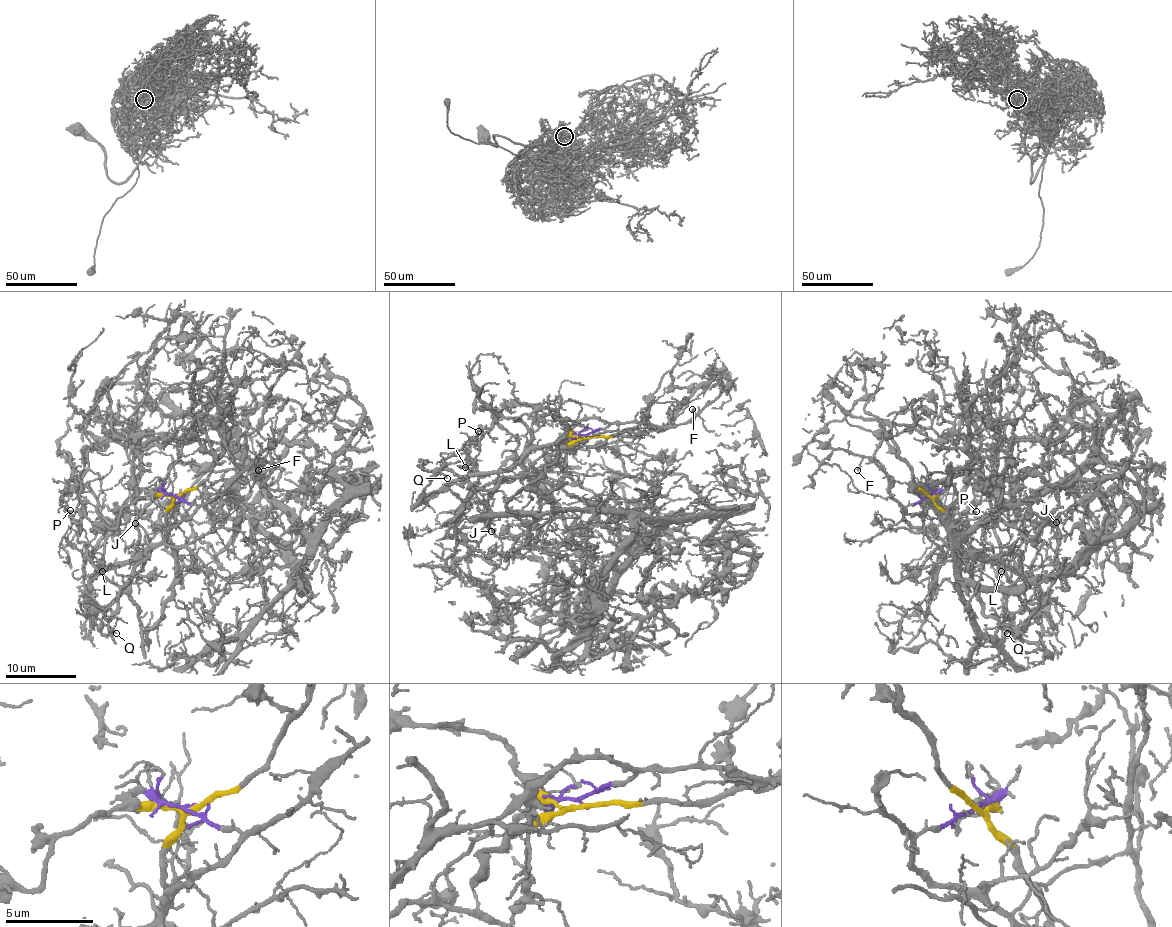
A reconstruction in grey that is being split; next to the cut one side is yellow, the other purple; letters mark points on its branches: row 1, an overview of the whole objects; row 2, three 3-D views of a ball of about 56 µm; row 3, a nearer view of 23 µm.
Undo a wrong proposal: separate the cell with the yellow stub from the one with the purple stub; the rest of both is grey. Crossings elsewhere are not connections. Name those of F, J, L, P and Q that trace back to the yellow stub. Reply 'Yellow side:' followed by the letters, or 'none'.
Yellow side: J, P

